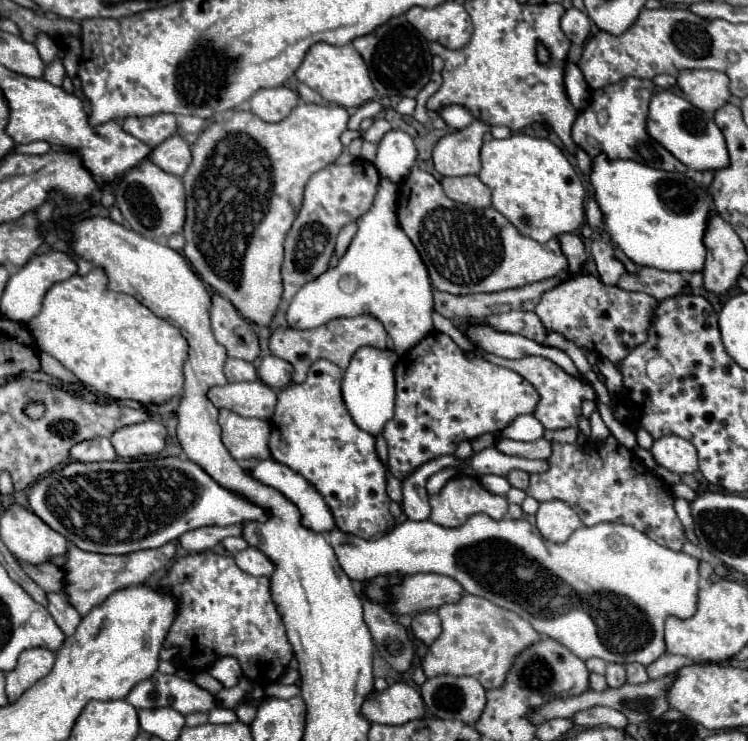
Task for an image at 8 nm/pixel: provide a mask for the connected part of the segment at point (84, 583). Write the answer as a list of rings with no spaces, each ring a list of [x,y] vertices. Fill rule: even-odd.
[[[165,544],[155,550],[139,550],[123,556],[107,556],[95,552],[83,552],[77,546],[69,546],[63,564],[63,594],[67,596],[69,604],[85,616],[91,608],[99,606],[111,592],[119,588],[127,588],[133,584],[143,584],[155,570],[163,568],[175,554],[175,544]]]

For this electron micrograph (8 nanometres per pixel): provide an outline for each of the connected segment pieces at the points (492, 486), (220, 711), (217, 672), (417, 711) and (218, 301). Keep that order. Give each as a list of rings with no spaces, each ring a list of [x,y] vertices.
[[[485,474],[485,476],[479,476],[483,488],[491,494],[499,494],[499,496],[505,496],[509,490],[511,490],[511,484],[505,476],[497,476],[497,474]]]
[[[215,708],[209,712],[209,722],[211,724],[233,724],[237,720],[235,710],[229,708]]]
[[[221,656],[219,660],[215,660],[209,670],[207,670],[213,678],[217,678],[225,688],[235,686],[241,678],[241,666],[237,662],[237,658],[233,656]]]
[[[403,682],[391,684],[383,692],[373,692],[361,706],[361,716],[377,724],[403,724],[423,718],[423,700],[415,688]]]
[[[211,294],[209,314],[215,340],[225,346],[231,358],[253,362],[259,356],[259,342],[253,324],[245,322],[225,296]]]

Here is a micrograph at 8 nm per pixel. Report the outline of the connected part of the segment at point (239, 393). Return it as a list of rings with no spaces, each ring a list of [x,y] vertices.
[[[255,380],[255,382],[235,382],[225,386],[215,386],[209,390],[209,400],[215,408],[227,408],[245,418],[269,420],[275,410],[275,392]]]

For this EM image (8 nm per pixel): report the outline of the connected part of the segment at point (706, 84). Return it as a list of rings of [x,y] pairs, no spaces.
[[[681,70],[677,86],[683,96],[703,112],[715,112],[729,102],[729,78],[717,70]]]

